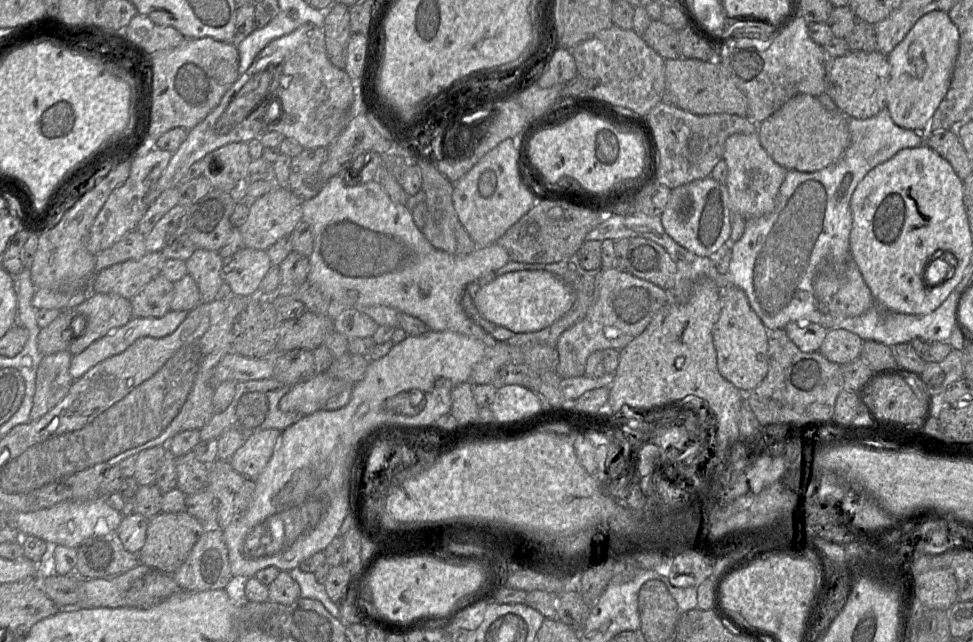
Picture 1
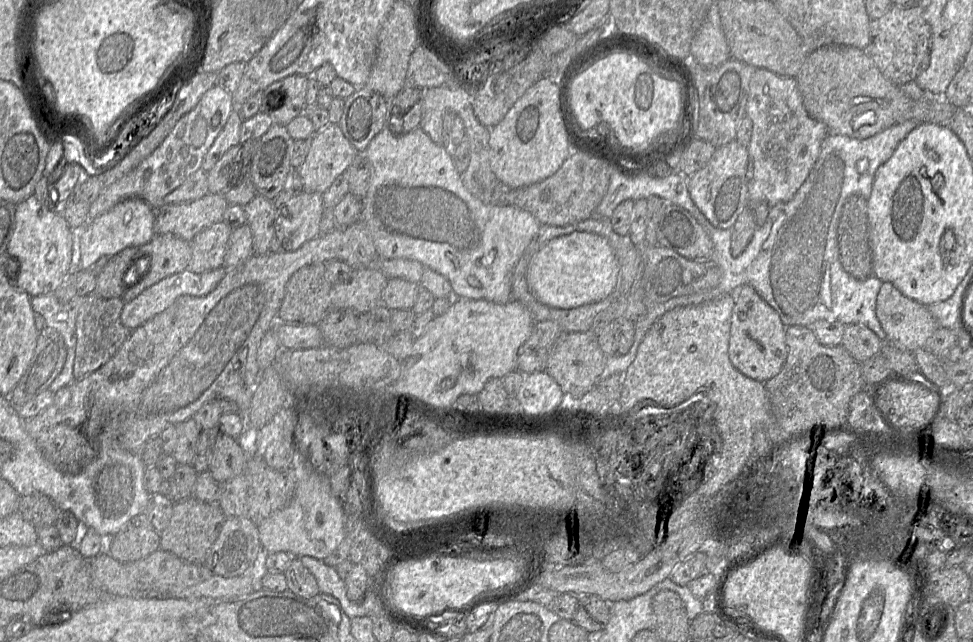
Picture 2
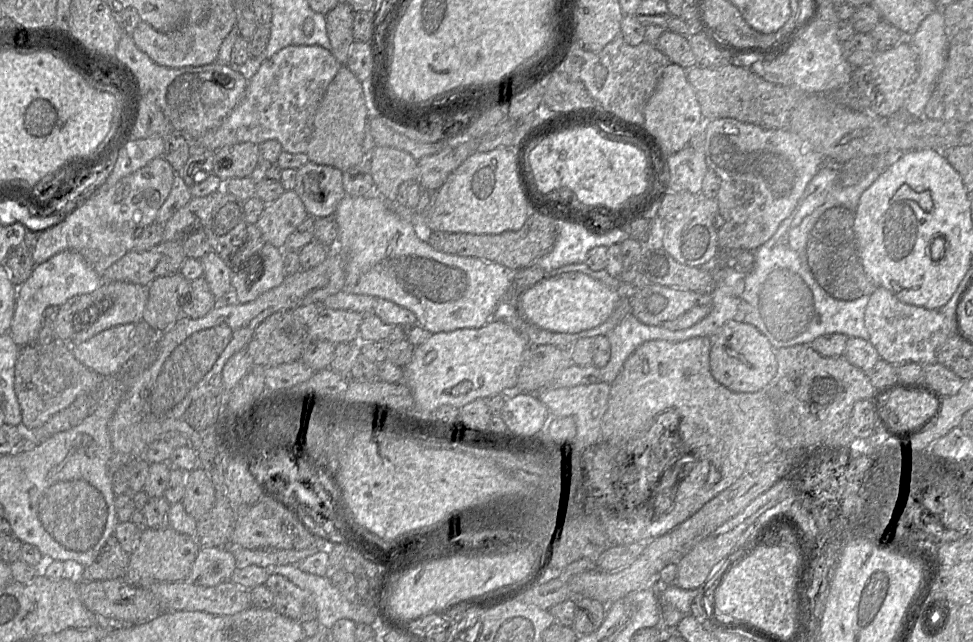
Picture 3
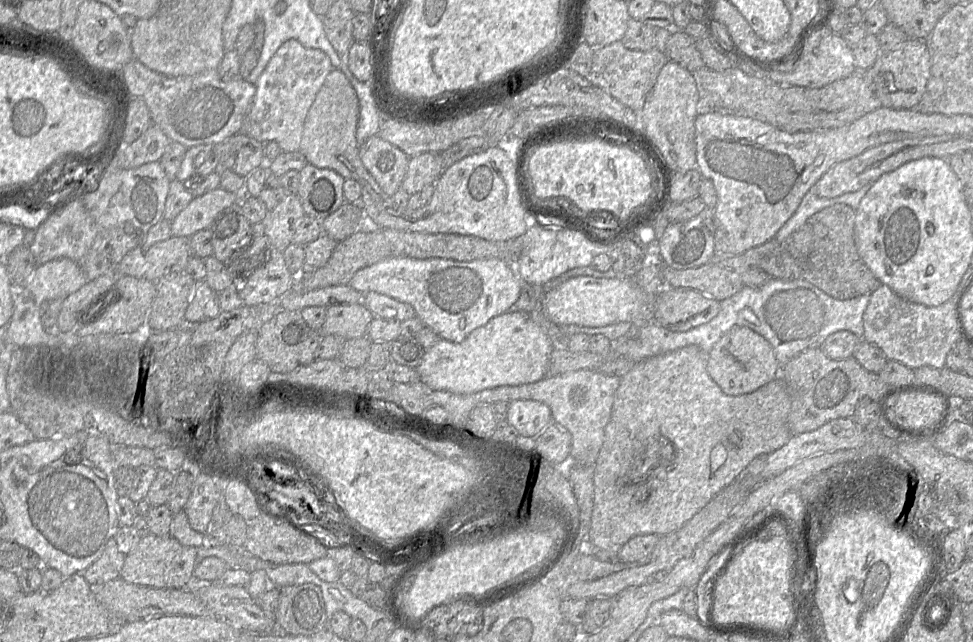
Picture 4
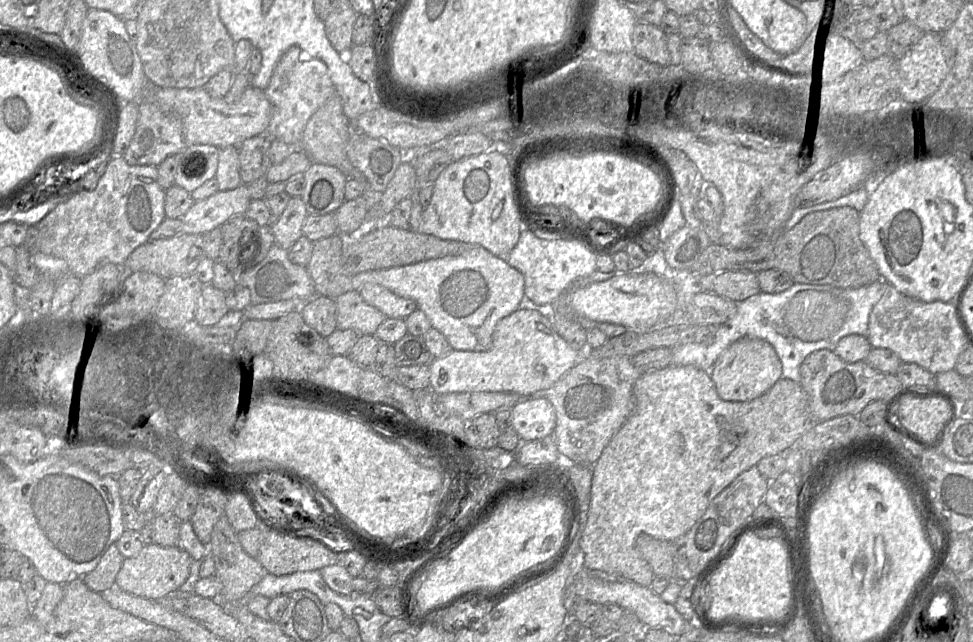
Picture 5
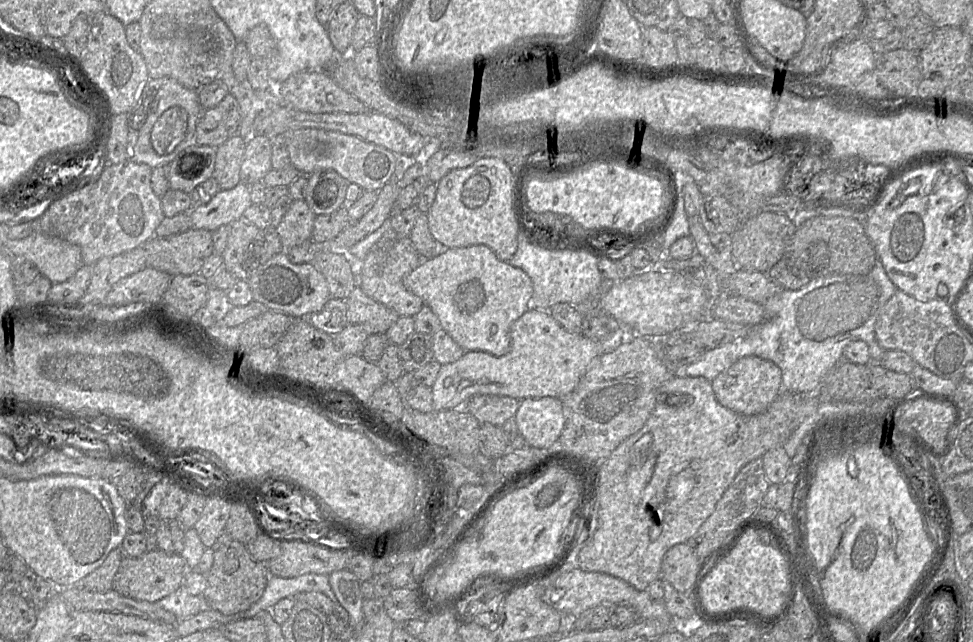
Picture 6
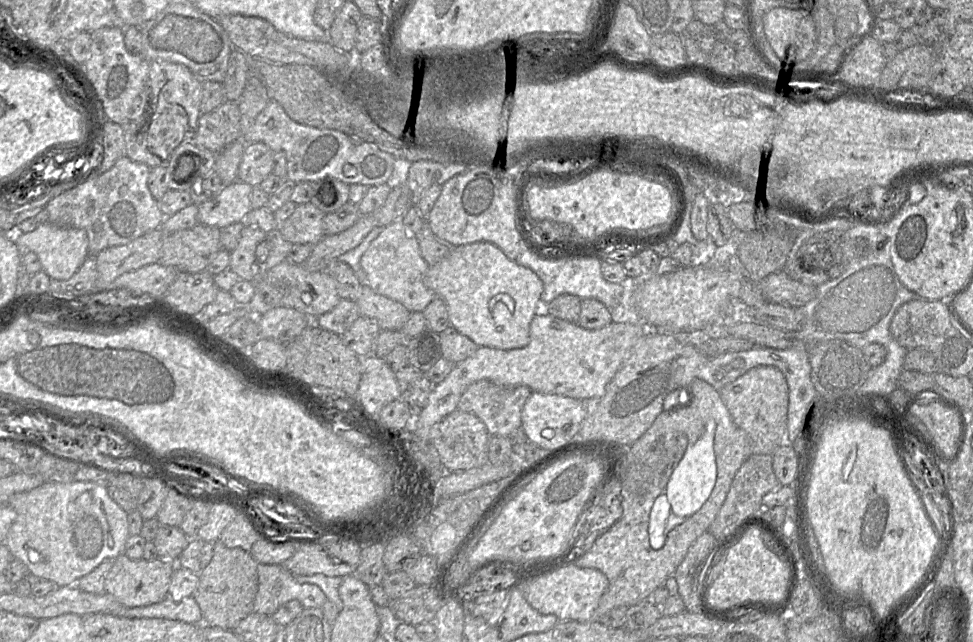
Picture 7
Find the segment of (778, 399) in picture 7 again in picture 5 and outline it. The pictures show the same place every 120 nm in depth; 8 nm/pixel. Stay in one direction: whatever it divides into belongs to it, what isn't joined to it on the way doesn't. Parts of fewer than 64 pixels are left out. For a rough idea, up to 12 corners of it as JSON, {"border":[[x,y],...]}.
{"border":[[743,337],[709,373],[721,399],[760,397],[782,378],[770,343]]}

